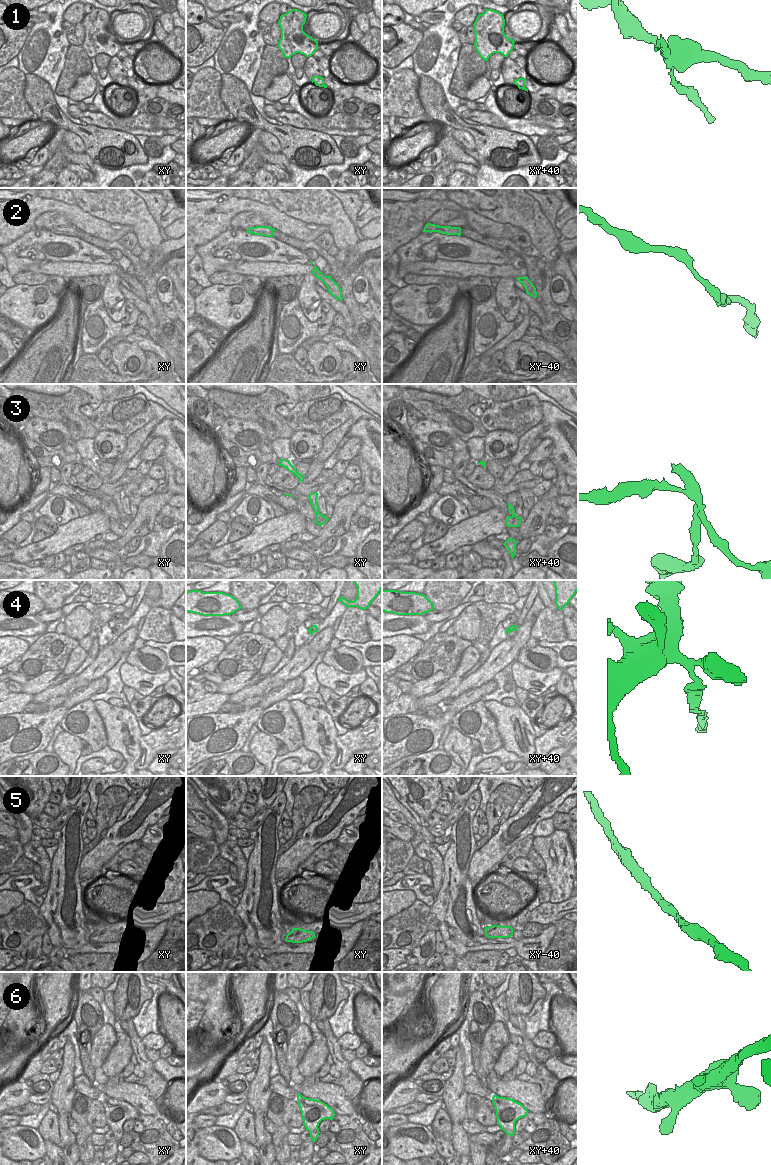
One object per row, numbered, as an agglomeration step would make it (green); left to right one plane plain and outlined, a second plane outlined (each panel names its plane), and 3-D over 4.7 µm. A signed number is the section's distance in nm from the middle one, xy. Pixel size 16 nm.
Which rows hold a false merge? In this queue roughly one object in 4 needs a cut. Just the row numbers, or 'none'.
1, 3

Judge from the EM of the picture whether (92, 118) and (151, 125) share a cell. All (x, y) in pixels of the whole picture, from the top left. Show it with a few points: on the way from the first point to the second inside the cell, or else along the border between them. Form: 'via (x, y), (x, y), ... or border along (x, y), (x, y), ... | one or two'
via (107, 123), (110, 126), (136, 125) | one

